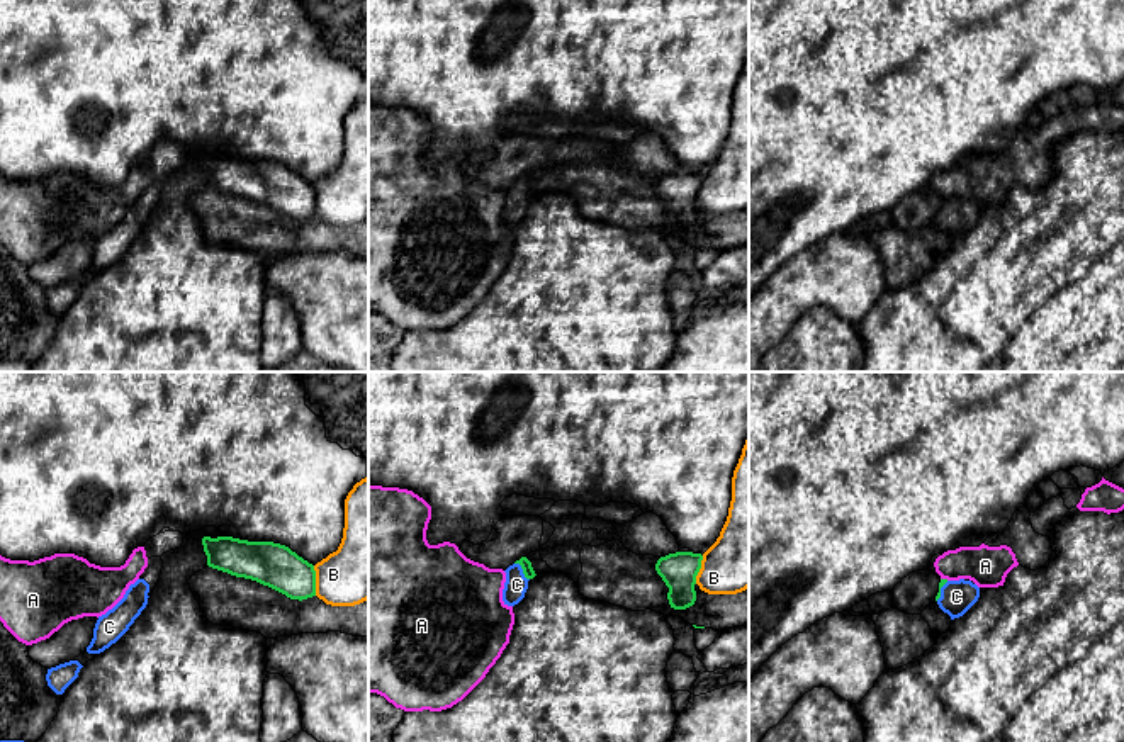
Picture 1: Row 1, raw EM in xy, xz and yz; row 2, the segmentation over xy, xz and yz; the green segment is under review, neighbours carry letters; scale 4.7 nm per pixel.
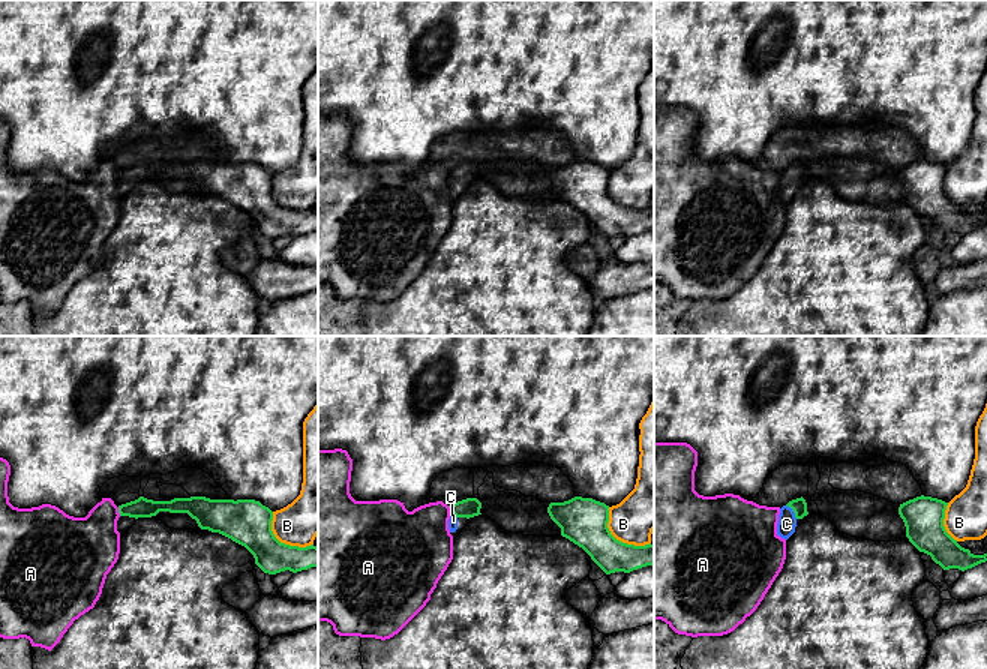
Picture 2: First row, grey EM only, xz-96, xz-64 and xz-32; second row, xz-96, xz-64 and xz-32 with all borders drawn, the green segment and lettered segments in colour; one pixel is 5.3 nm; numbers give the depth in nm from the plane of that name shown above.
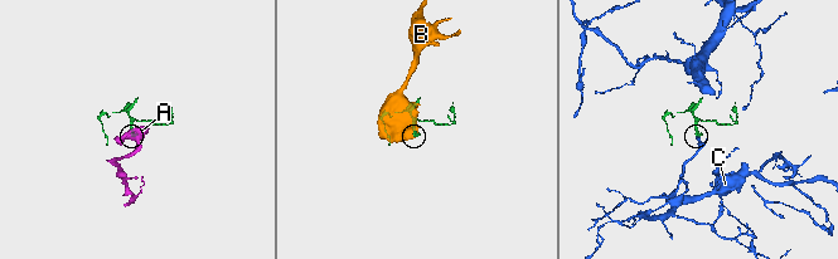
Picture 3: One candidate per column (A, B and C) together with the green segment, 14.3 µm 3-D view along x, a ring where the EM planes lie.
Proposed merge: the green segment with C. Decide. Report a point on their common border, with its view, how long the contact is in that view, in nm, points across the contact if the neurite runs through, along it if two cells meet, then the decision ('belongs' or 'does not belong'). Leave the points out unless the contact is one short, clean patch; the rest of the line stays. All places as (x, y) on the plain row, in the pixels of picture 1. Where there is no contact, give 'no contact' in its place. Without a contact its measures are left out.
contact xz (523, 191); length 110 nm; way xz (525, 184), (523, 191), (517, 197), (517, 204); belongs

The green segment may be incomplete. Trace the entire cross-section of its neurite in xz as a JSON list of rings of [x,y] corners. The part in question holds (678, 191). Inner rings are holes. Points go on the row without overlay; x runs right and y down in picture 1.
[[[676,171],[657,180],[655,190],[669,207],[667,219],[671,228],[686,229],[694,224],[694,204],[701,180],[703,175],[693,171]]]

